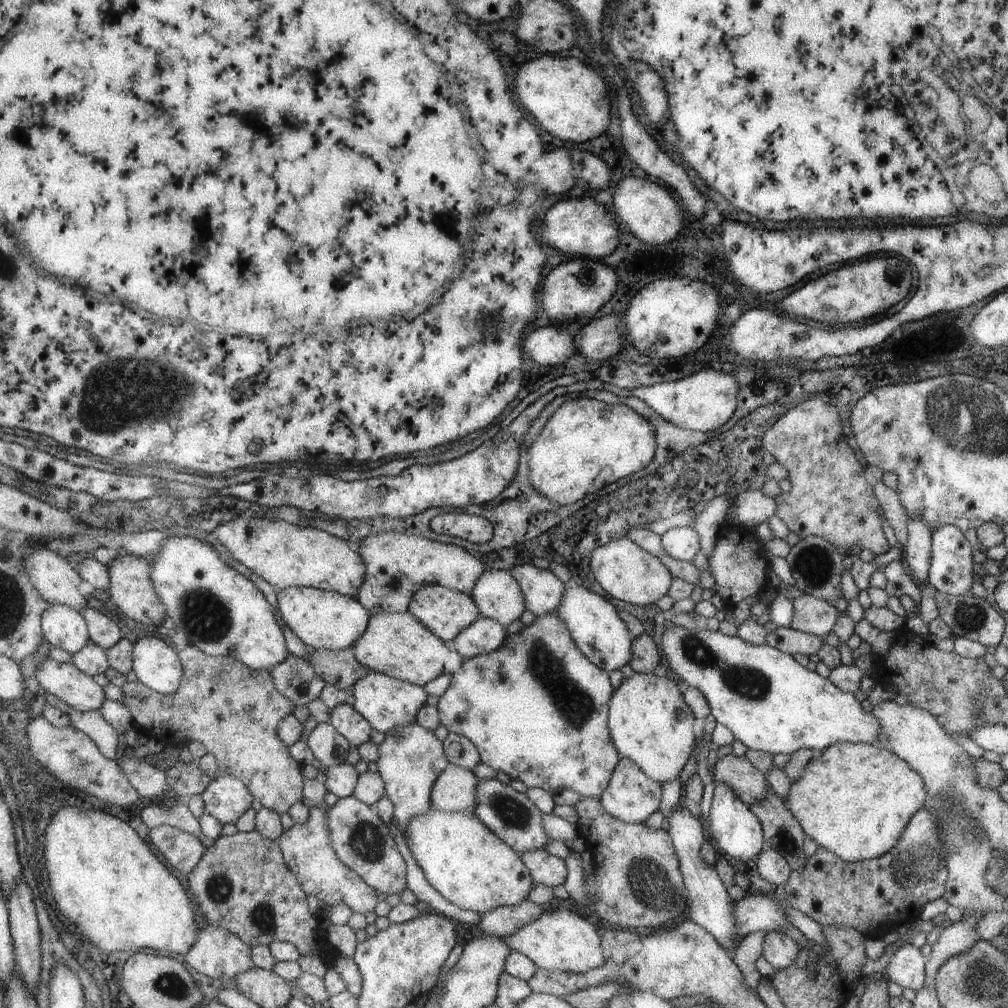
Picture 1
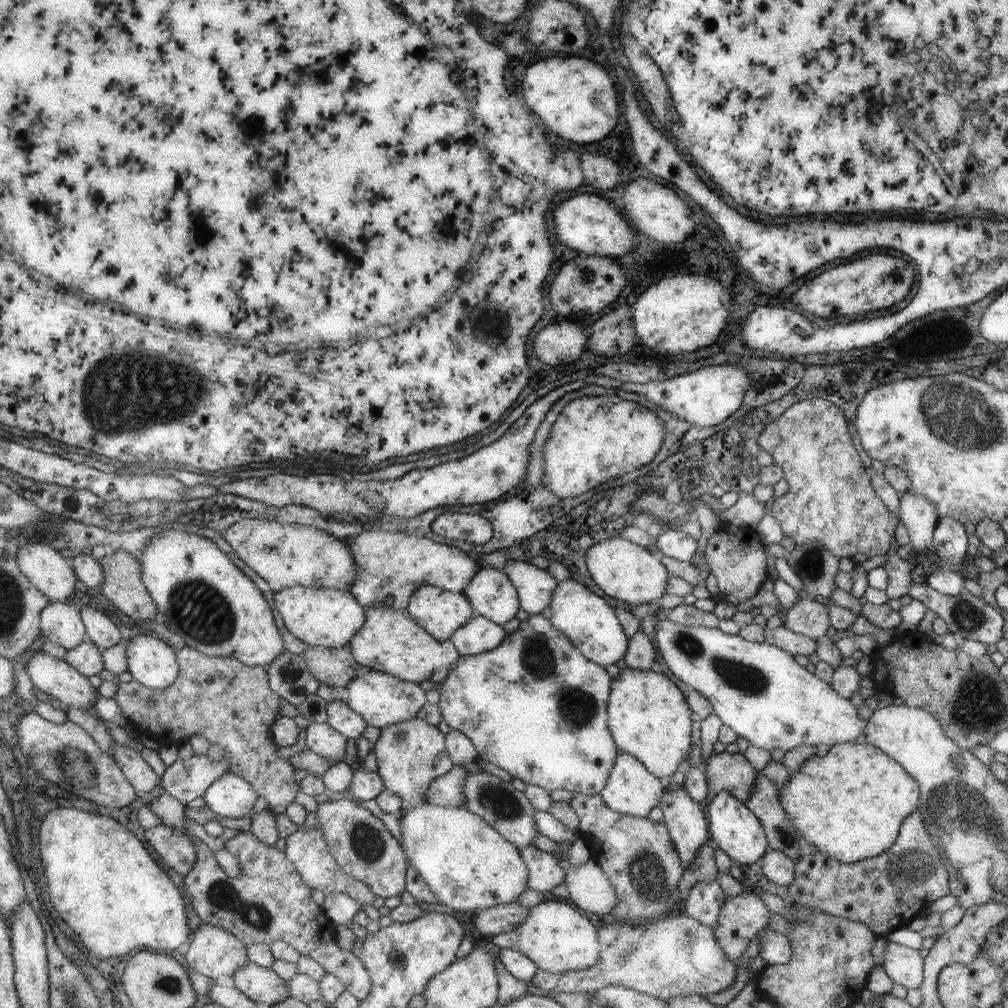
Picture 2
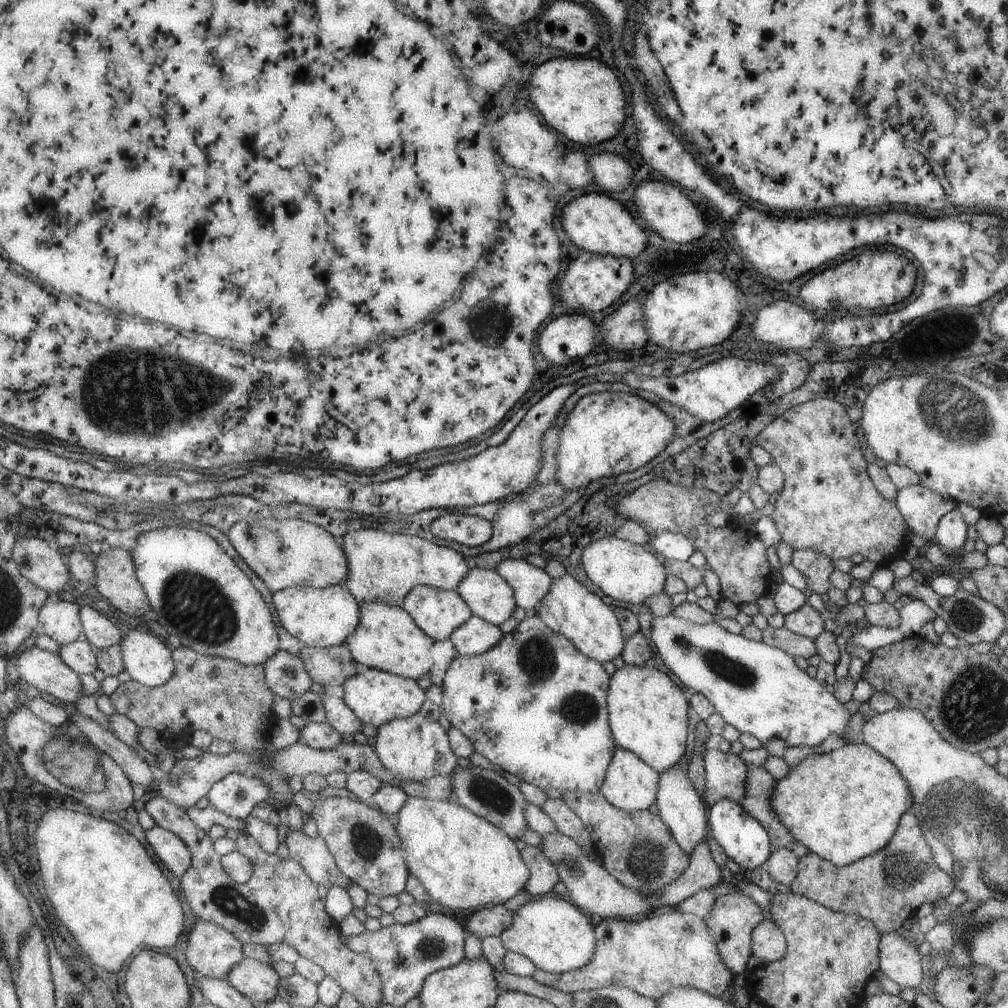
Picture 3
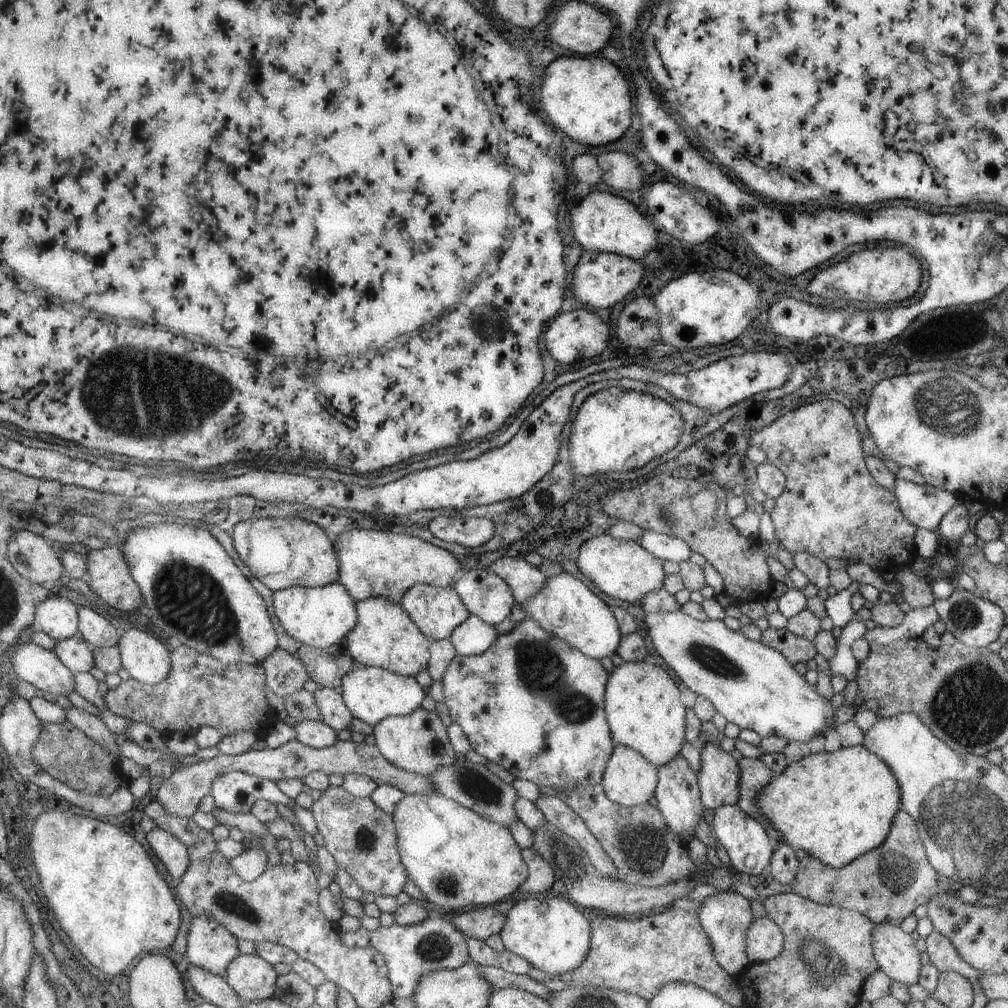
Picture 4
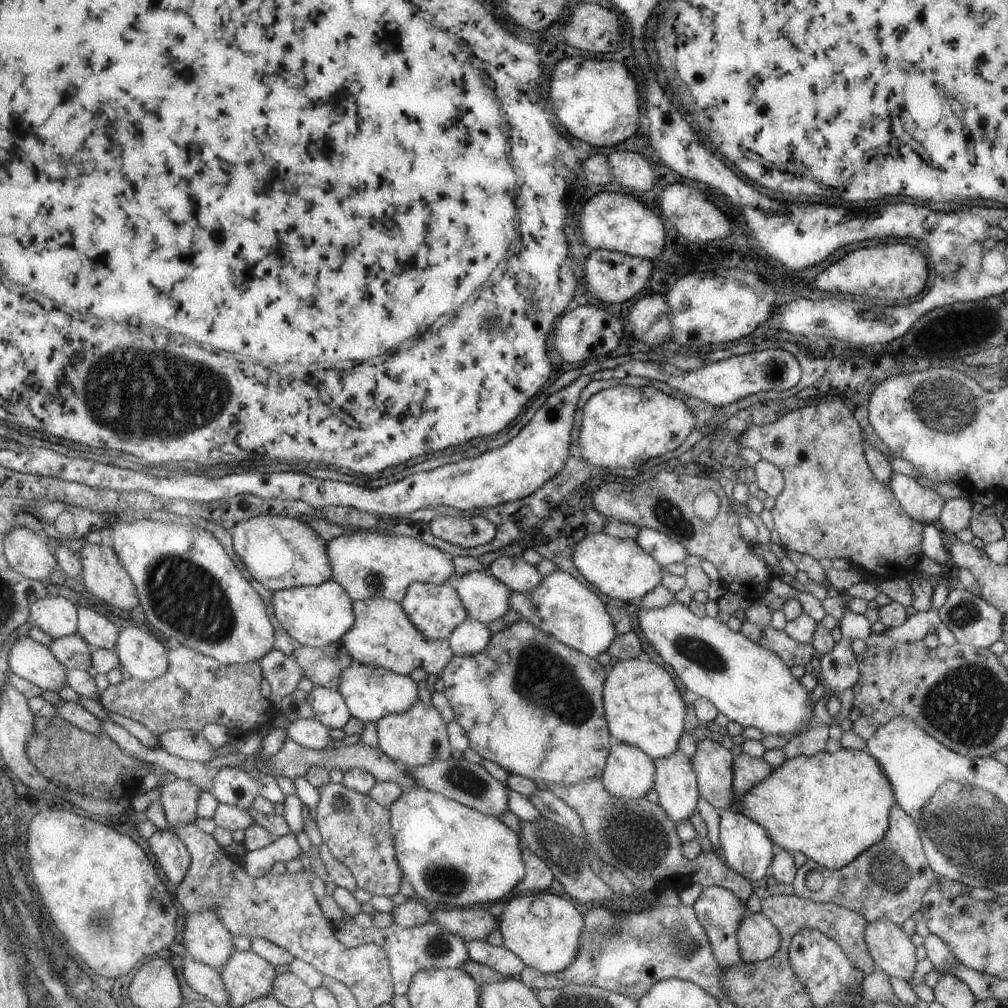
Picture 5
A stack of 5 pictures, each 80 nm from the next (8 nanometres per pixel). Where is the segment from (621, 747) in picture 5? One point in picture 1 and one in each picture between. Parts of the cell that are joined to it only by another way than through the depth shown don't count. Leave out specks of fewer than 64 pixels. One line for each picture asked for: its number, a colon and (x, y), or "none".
1: (630, 795)
2: (631, 789)
3: (629, 784)
4: (628, 779)

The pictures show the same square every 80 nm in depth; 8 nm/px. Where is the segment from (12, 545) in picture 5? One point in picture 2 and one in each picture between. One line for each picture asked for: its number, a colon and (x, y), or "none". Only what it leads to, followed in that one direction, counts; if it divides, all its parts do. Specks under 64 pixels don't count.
2: (48, 569)
3: (40, 562)
4: (31, 554)

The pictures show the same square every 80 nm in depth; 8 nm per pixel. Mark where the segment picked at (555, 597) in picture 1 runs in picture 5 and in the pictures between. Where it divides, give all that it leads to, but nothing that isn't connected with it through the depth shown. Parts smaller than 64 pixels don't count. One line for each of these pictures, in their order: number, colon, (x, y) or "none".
2: (534, 586)
3: (529, 583)
4: (523, 580)
5: (514, 572)

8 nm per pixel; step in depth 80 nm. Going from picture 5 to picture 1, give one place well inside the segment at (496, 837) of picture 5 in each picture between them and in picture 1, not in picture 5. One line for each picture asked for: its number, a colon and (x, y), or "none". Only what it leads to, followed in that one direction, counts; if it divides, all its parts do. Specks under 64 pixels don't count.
1: (463, 860)
2: (468, 866)
3: (463, 862)
4: (458, 860)

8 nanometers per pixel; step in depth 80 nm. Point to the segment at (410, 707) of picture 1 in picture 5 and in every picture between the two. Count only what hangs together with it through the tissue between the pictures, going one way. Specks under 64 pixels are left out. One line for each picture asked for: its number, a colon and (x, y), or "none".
2: (380, 699)
3: (374, 696)
4: (370, 693)
5: (369, 693)

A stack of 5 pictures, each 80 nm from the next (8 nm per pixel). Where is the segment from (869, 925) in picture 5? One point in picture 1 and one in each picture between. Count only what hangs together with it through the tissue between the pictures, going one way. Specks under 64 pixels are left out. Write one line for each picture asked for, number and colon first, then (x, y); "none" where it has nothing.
1: (905, 967)
2: (903, 965)
3: (897, 959)
4: (894, 951)

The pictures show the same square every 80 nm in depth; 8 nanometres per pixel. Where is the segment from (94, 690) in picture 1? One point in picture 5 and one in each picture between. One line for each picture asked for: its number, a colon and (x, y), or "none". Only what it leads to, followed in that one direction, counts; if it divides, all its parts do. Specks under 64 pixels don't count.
2: (52, 676)
3: (45, 671)
4: (39, 666)
5: (34, 662)

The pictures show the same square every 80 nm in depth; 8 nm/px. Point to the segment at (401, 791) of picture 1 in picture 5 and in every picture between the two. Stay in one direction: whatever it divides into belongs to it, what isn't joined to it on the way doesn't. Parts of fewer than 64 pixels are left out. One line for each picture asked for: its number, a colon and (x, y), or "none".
2: (409, 754)
3: (417, 747)
4: (417, 742)
5: (417, 736)

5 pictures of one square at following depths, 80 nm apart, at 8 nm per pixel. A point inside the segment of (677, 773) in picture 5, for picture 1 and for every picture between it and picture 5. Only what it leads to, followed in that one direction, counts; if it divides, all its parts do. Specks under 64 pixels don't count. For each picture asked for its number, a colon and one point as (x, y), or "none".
1: (708, 904)
2: (685, 819)
3: (679, 806)
4: (677, 794)

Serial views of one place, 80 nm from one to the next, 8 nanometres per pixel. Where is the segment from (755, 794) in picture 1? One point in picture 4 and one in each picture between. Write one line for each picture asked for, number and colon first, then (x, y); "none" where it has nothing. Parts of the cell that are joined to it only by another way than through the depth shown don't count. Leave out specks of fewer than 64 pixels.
2: (731, 773)
3: (724, 773)
4: (718, 774)

